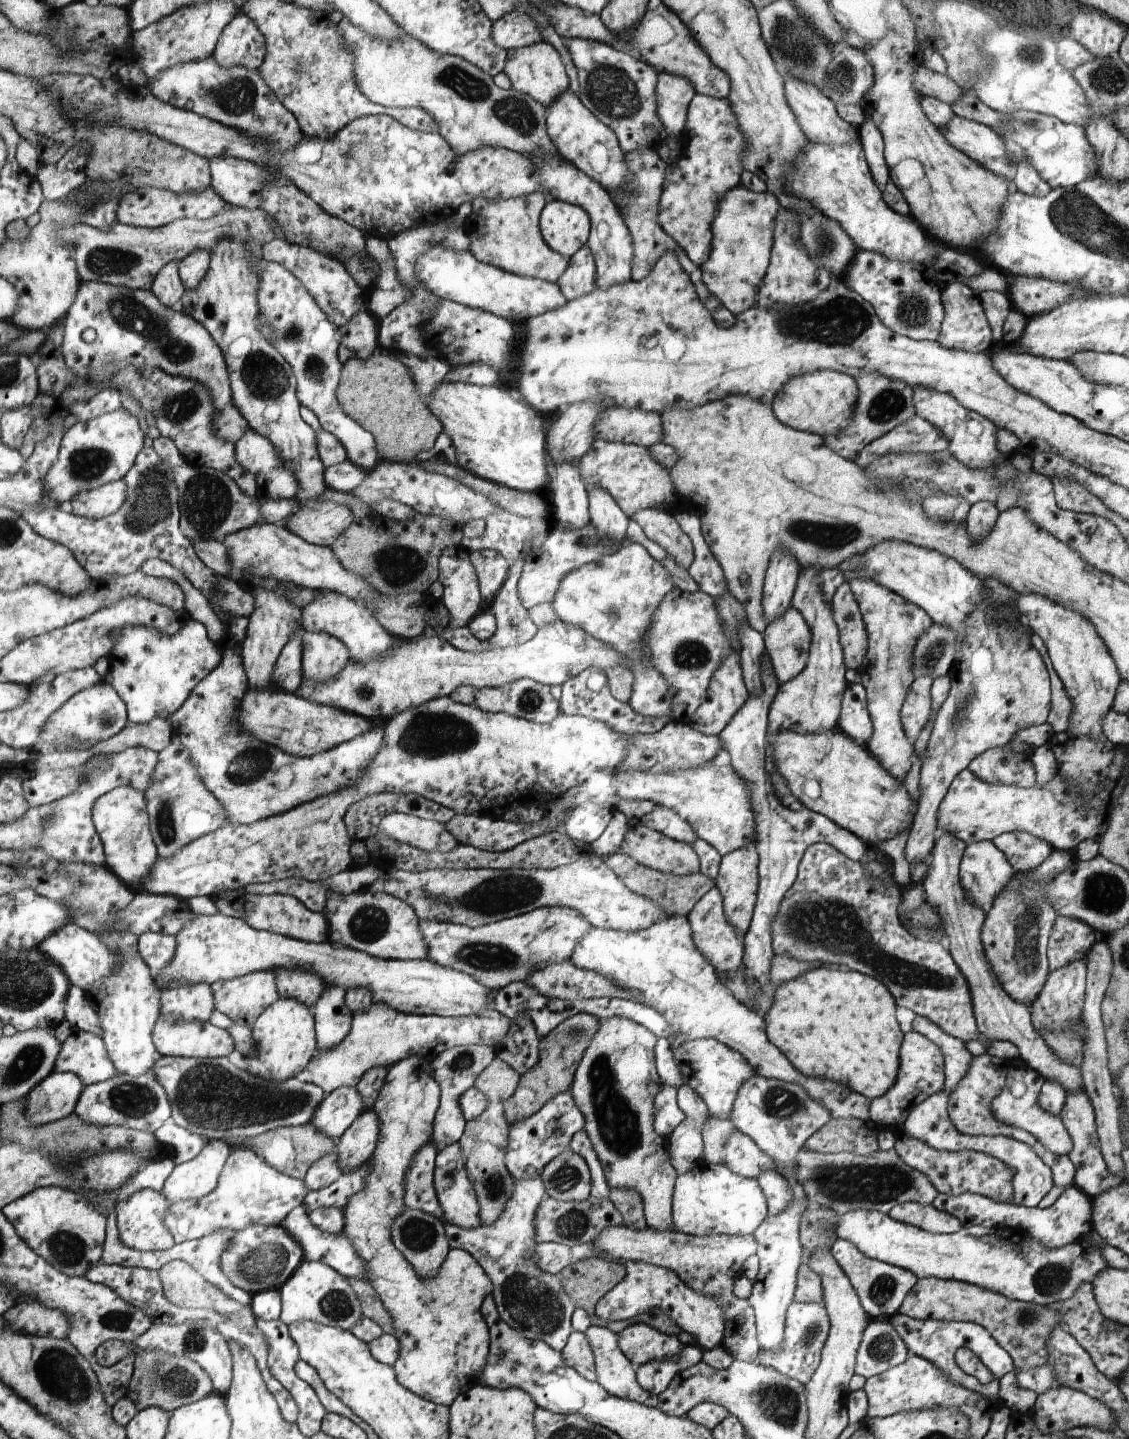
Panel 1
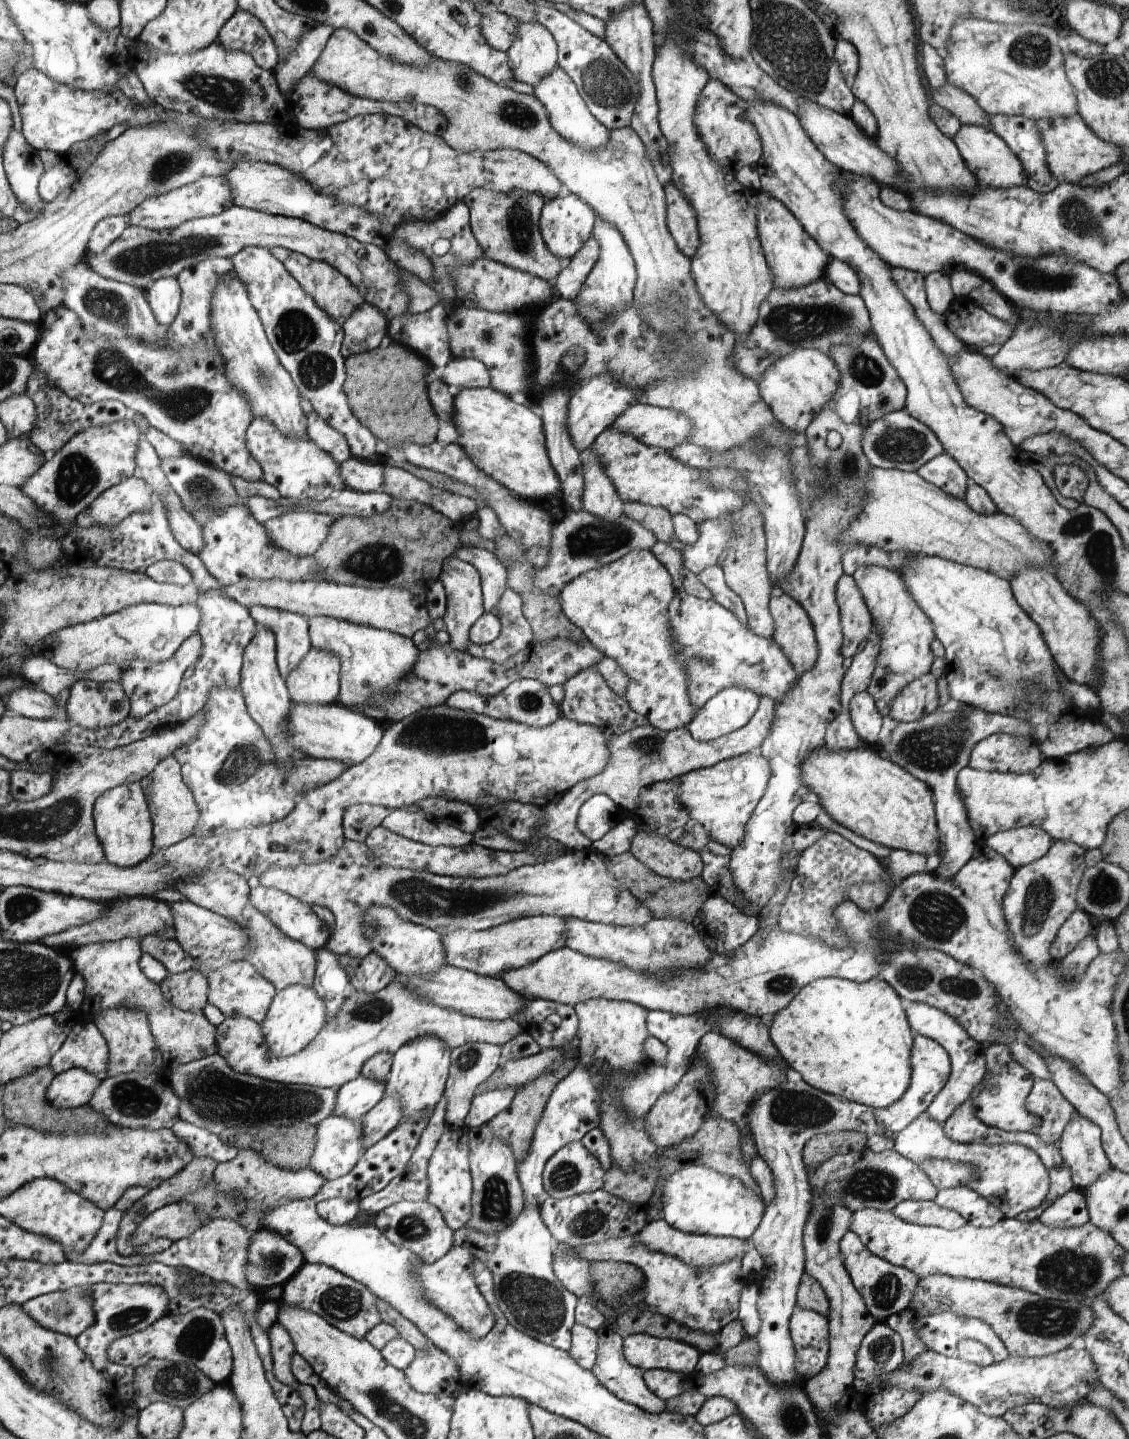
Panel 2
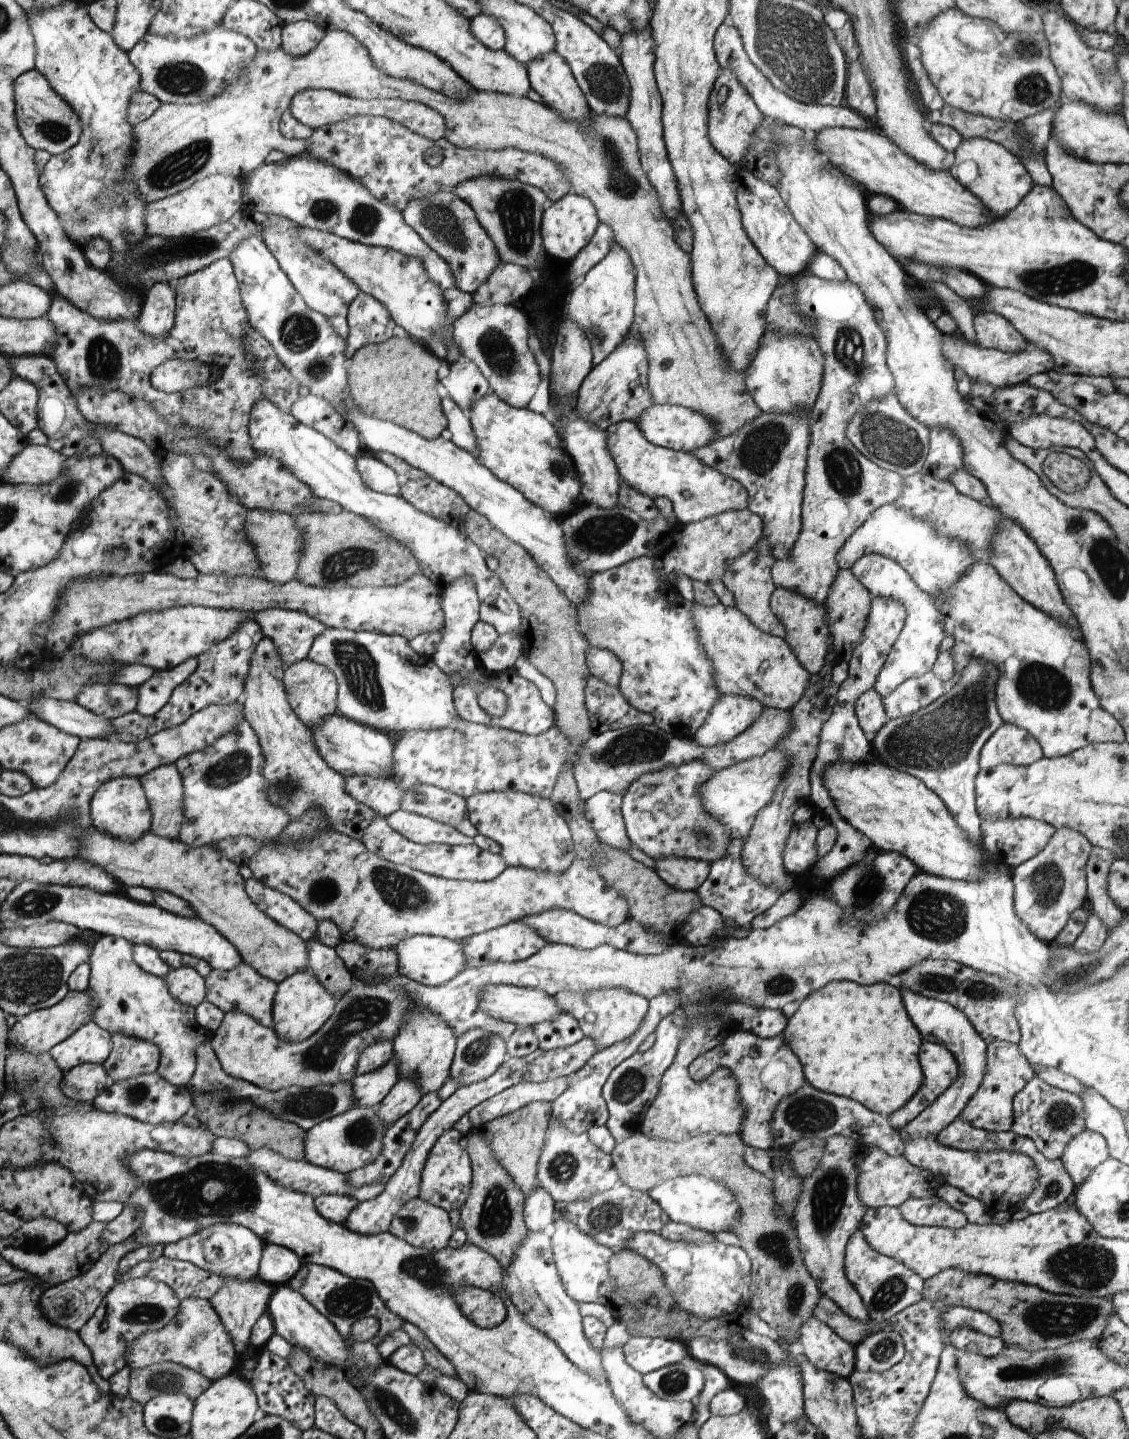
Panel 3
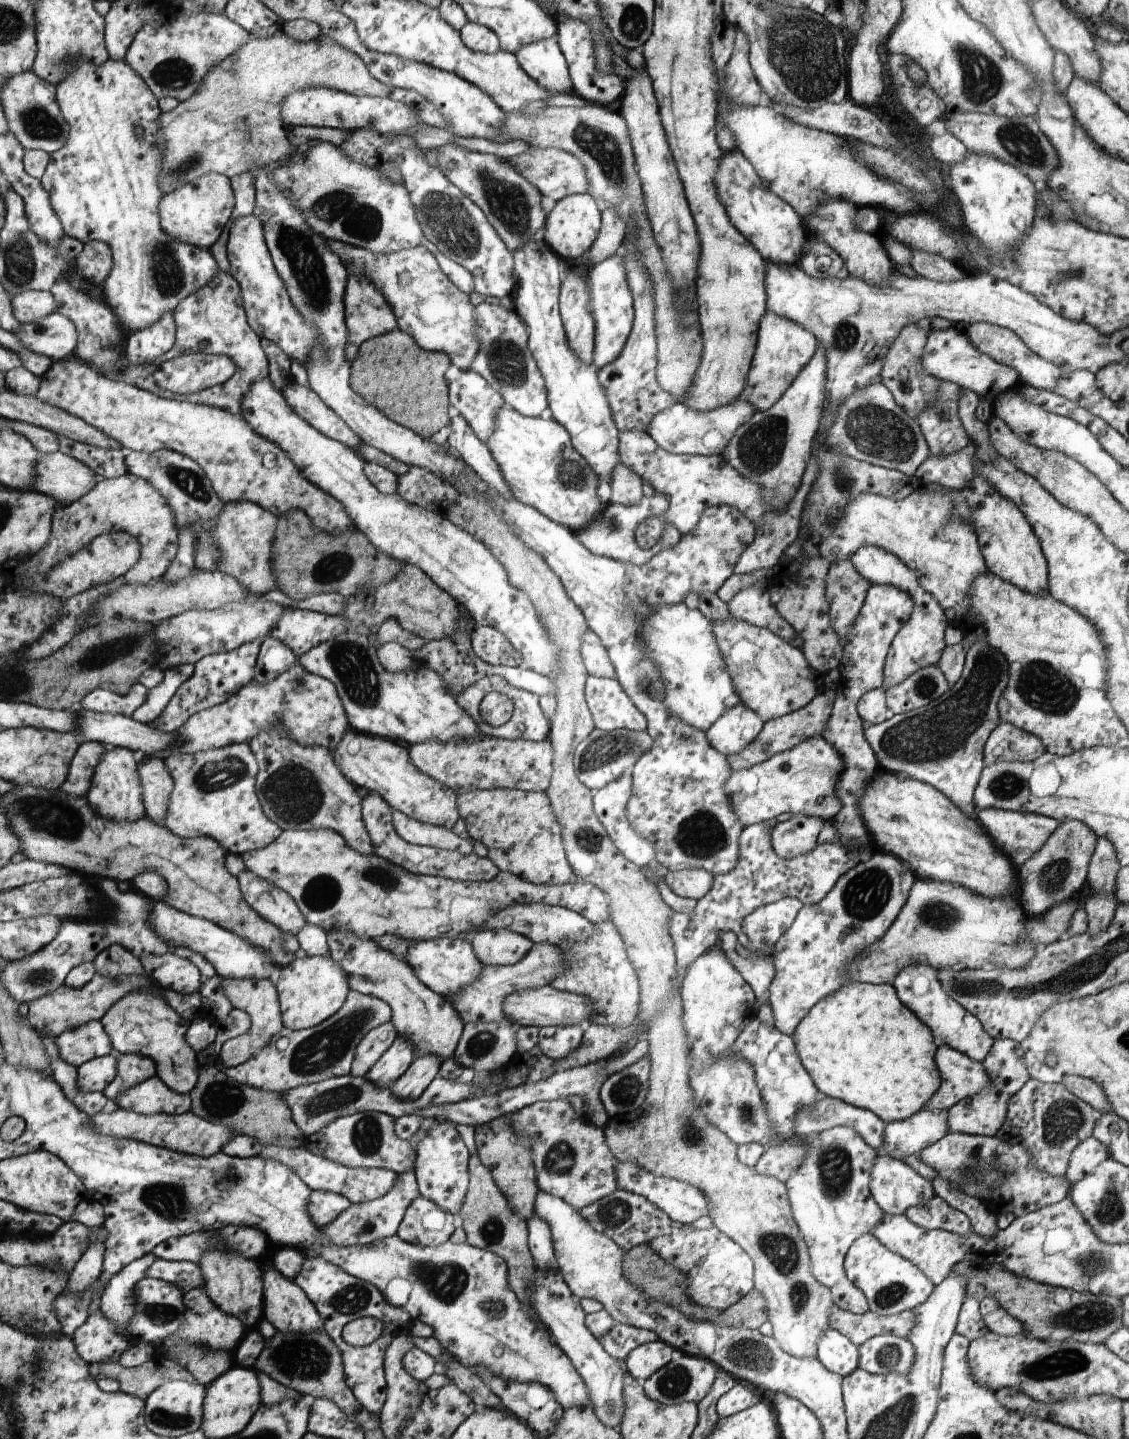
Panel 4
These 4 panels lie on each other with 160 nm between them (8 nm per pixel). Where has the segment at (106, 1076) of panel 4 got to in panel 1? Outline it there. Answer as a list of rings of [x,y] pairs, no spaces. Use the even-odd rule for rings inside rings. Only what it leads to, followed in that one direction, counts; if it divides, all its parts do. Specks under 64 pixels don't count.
[[[54,1070],[28,1094],[25,1110],[37,1124],[53,1122],[73,1113],[83,1092],[79,1076]]]

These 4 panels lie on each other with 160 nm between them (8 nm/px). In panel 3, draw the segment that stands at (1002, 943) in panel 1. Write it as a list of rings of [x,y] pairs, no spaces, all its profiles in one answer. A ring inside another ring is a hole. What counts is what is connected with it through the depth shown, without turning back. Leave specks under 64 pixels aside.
[[[1061,827],[1036,855],[1012,869],[1010,877],[1014,888],[1012,897],[1015,914],[1029,932],[1045,944],[1053,942],[1069,915],[1081,907],[1086,898],[1084,866],[1091,847],[1081,833]]]

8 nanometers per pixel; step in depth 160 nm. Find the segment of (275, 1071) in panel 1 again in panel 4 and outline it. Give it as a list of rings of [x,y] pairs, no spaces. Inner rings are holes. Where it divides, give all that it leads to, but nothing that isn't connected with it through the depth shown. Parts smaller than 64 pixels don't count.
[[[298,954],[292,962],[283,965],[276,975],[275,988],[279,992],[281,1019],[288,1030],[302,1030],[324,1022],[340,1010],[350,993],[348,976],[329,955]]]

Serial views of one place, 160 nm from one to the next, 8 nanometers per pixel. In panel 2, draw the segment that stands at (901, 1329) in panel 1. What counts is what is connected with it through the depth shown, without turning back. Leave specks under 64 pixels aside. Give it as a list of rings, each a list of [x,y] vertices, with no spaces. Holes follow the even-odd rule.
[[[951,1313],[929,1314],[914,1317],[915,1336],[923,1343],[927,1351],[933,1351],[947,1358],[956,1358],[957,1344],[963,1339],[971,1339],[984,1344],[992,1356],[993,1363],[1007,1358],[1008,1352],[1003,1342],[997,1338],[992,1328],[982,1320],[973,1317],[960,1317]]]

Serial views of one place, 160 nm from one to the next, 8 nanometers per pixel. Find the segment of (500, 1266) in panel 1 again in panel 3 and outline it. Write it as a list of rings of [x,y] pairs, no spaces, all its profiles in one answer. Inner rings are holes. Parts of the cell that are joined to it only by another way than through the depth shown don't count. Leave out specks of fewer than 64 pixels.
[[[542,1230],[528,1231],[518,1244],[508,1265],[501,1268],[508,1301],[520,1311],[529,1326],[552,1339],[575,1366],[598,1381],[606,1381],[604,1368],[600,1363],[600,1351],[585,1338],[582,1330],[583,1318],[577,1311],[575,1301],[569,1298],[560,1281],[556,1263],[553,1262],[551,1238]]]

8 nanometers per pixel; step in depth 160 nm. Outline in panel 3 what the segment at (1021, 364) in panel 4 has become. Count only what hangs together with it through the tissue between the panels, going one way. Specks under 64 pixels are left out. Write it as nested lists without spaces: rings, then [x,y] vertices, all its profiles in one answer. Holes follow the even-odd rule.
[[[977,311],[972,316],[972,323],[977,346],[1016,353],[1024,350],[1026,341],[1002,316]]]

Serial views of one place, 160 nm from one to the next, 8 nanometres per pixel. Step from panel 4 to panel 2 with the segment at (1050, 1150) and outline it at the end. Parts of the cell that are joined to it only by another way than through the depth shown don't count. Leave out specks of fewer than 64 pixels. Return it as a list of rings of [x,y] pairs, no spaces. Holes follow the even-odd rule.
[[[1047,1079],[1033,1081],[1024,1107],[1028,1113],[1040,1118],[1040,1124],[1029,1133],[1035,1133],[1043,1142],[1053,1144],[1057,1144],[1062,1130],[1075,1113],[1073,1105]]]

